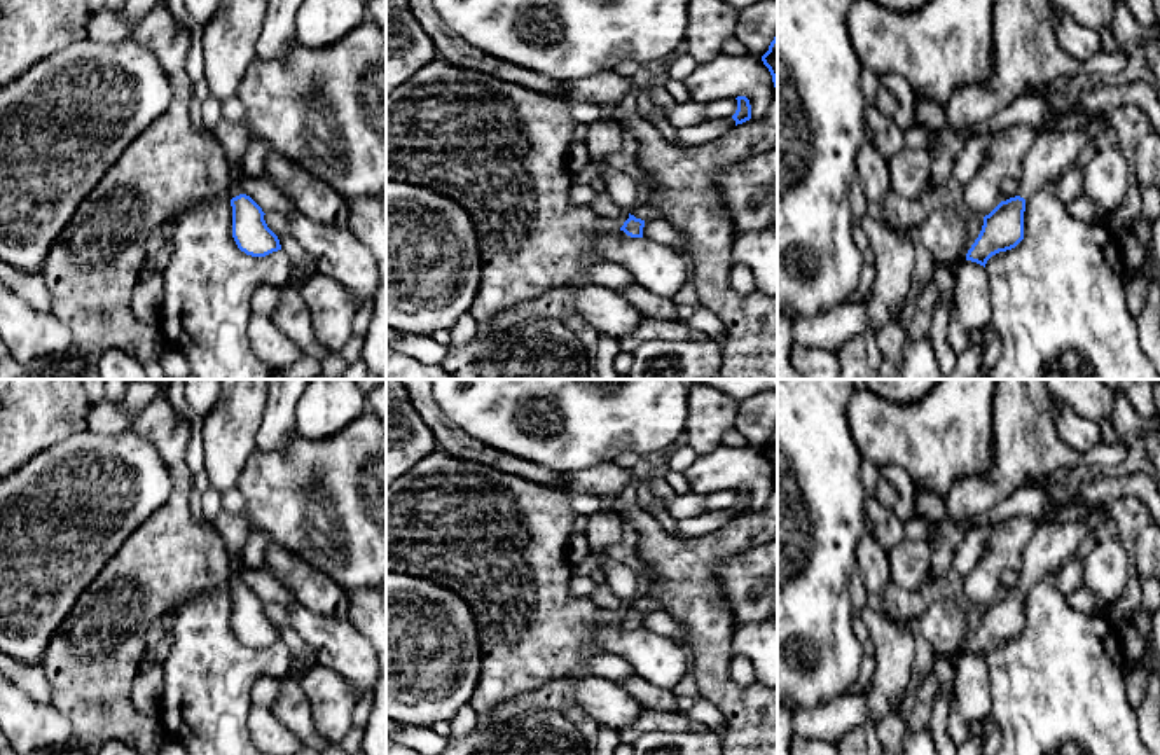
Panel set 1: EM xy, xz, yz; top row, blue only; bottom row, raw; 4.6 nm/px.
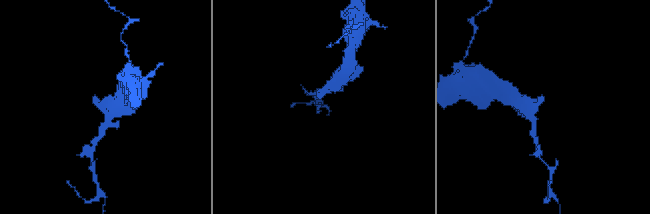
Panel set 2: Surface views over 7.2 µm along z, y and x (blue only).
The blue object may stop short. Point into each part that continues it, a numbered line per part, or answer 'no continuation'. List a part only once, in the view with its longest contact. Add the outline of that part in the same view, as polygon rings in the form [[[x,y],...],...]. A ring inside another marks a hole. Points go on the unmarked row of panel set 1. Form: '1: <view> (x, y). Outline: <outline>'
1: xy (234, 581). Outline: [[[231,561],[231,575],[229,575],[229,587],[227,587],[229,591],[232,591],[232,589],[243,585],[241,578],[239,578],[239,573],[241,573],[245,568],[246,568],[246,566],[245,566],[243,561],[238,563],[238,565],[234,565],[234,563]]]

